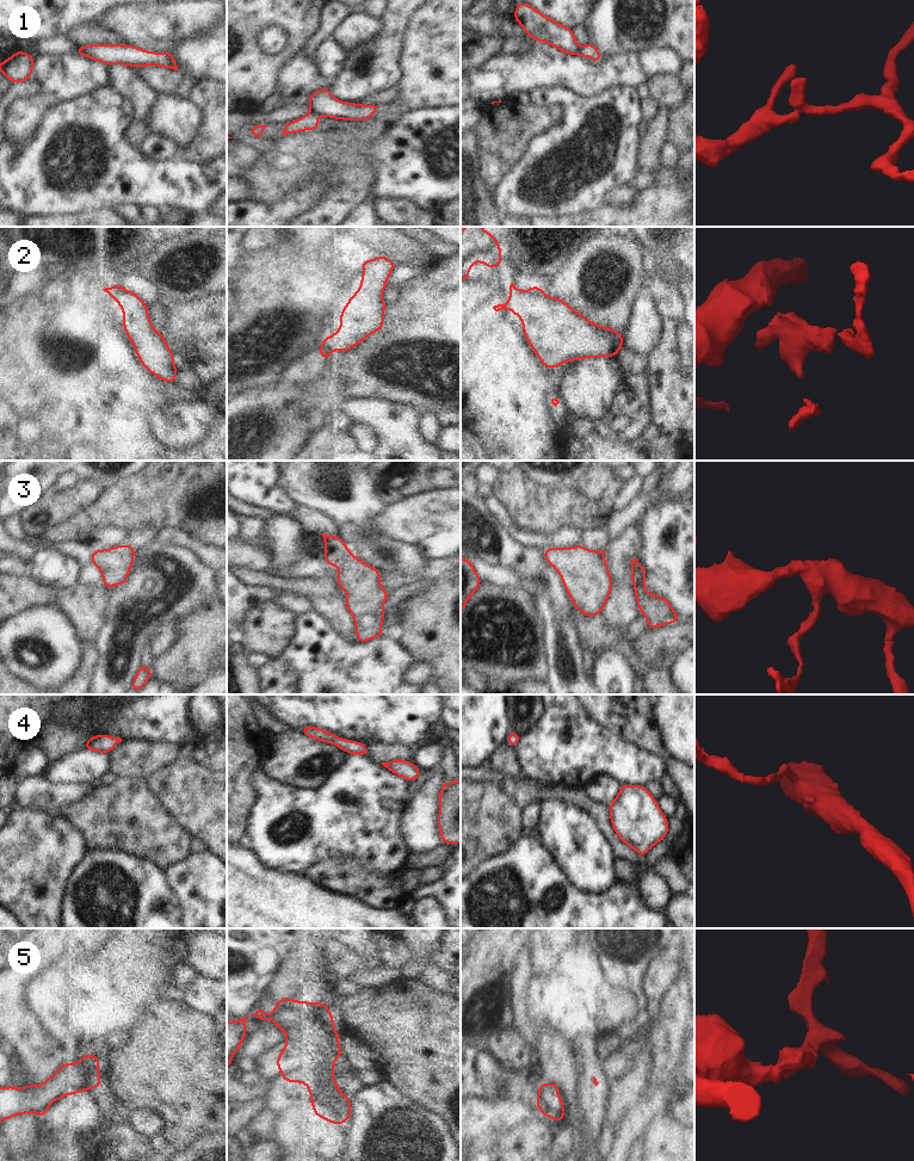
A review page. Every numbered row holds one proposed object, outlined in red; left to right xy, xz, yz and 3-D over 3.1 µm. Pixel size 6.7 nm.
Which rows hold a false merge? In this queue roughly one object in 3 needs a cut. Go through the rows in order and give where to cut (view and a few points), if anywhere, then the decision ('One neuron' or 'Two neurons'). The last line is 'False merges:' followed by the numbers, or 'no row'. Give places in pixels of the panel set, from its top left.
1: Split along yz (581, 48), (579, 54). Two neurons
2: No split. One neuron
3: No split. One neuron
4: No split. One neuron
5: No split. One neuron
False merges: 1

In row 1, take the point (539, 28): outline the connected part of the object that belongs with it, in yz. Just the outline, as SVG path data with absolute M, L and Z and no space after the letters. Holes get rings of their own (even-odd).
M524 2L515 5L513 17L533 41L549 43L569 55L580 55L581 48L573 30L551 20L532 6Z

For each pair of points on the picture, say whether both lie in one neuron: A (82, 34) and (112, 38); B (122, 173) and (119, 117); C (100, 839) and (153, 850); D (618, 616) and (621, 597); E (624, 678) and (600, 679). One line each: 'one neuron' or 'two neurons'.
A: one neuron
B: one neuron
C: one neuron
D: one neuron
E: one neuron

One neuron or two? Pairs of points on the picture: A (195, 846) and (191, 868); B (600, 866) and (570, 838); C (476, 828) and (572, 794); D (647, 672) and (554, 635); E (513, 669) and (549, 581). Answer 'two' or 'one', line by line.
A: two
B: one
C: one
D: two
E: two

